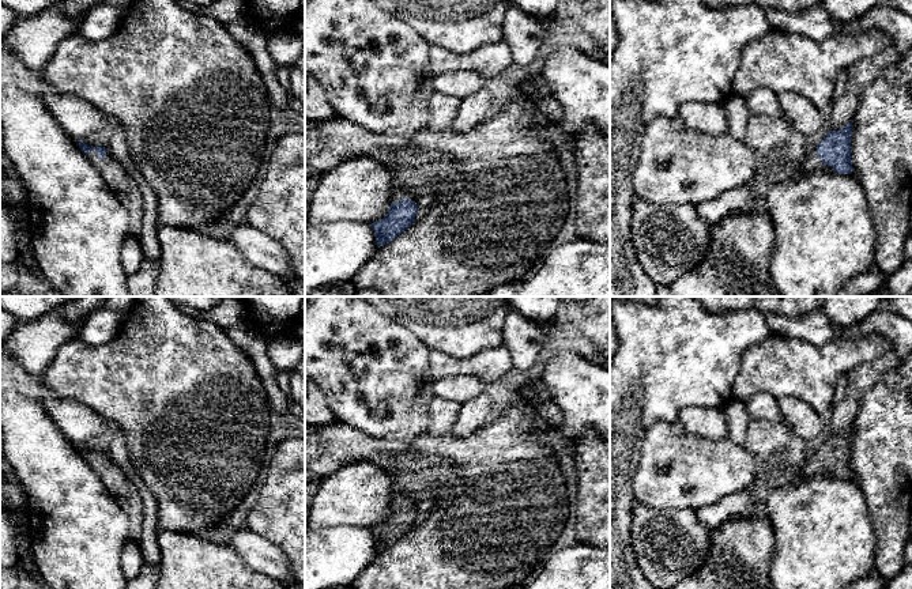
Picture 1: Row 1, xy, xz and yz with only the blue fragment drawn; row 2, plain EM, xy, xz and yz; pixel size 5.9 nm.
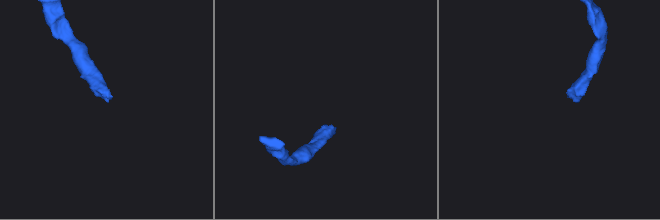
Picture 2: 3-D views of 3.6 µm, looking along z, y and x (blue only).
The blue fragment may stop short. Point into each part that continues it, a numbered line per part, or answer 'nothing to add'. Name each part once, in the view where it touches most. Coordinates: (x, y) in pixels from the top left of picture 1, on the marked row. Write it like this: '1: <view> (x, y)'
1: xy (116, 177)

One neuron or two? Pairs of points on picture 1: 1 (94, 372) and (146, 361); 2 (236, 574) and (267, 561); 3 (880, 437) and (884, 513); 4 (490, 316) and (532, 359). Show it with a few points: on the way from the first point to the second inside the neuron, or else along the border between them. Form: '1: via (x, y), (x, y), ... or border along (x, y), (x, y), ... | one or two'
1: via (106, 372), (134, 372) | one
2: border along (228, 546), (248, 565), (264, 574) | two
3: via (884, 456), (884, 494) | one
4: border along (511, 310), (504, 323), (502, 343) | two

